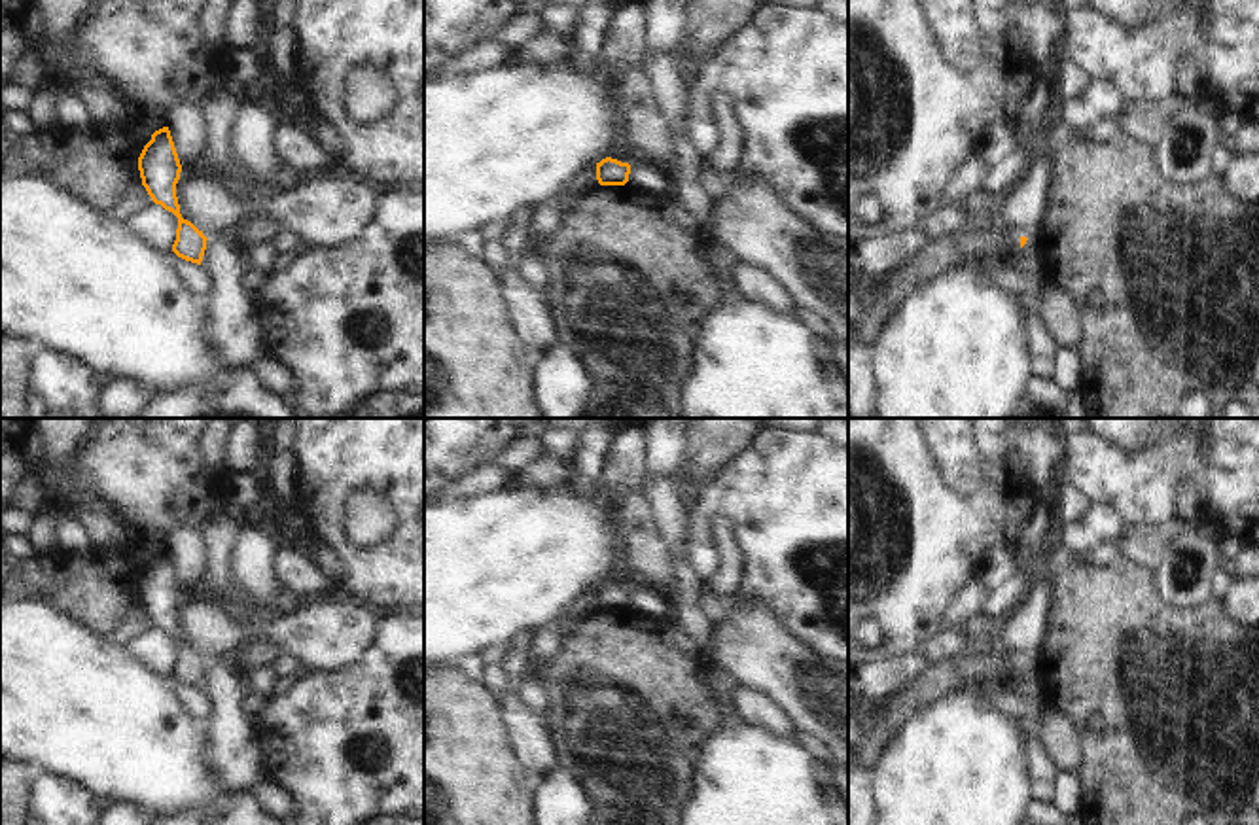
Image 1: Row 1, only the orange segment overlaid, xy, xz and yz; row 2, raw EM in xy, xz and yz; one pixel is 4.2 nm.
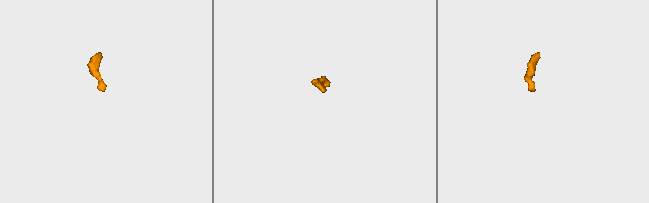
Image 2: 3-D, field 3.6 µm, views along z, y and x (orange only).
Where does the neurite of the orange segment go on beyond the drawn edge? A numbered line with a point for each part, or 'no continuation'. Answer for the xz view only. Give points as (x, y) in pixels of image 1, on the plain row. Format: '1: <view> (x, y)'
no continuation

